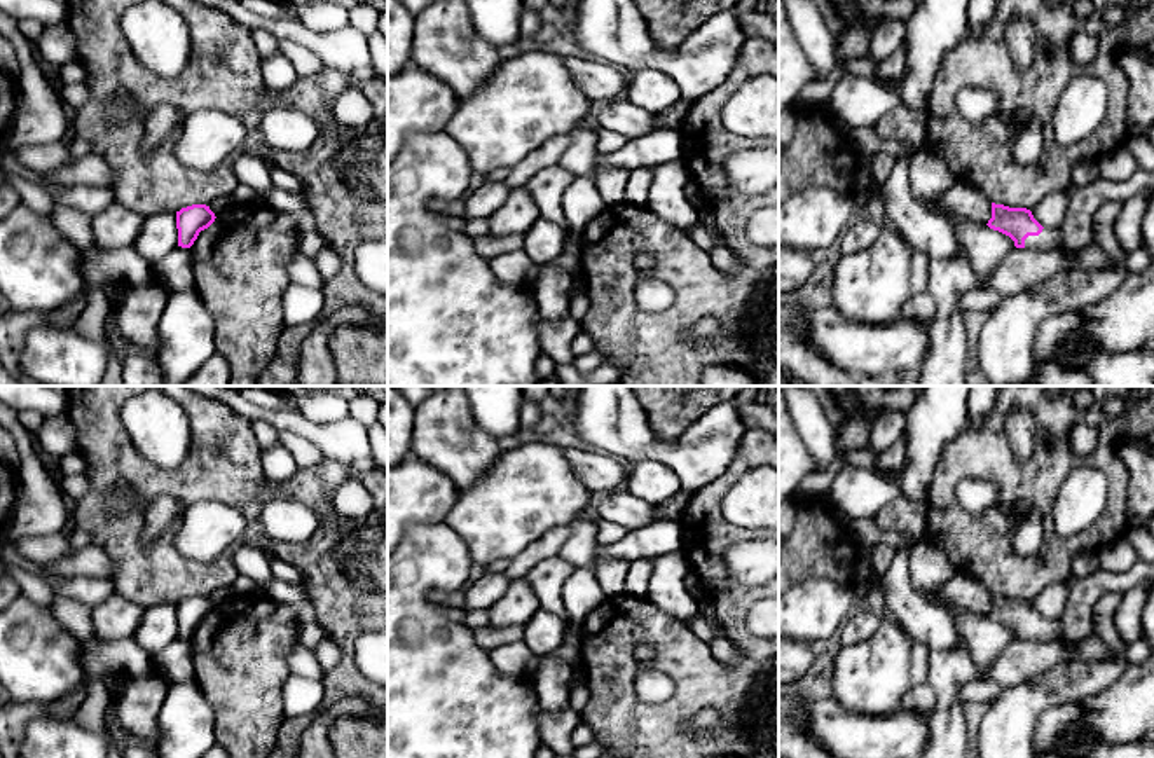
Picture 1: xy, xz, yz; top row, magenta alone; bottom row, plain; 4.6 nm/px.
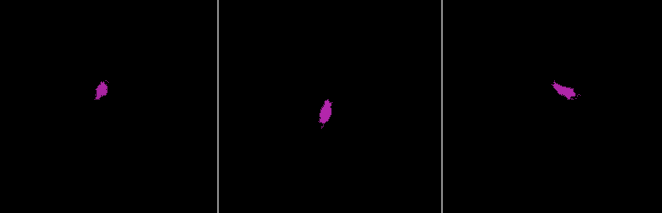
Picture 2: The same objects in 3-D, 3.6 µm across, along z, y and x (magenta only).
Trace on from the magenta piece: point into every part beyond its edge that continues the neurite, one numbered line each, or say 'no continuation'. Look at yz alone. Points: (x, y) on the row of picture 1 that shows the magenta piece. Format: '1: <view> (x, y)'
1: yz (1048, 240)

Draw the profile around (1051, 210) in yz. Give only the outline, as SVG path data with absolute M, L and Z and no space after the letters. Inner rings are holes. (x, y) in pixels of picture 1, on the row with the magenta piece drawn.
M1067 190L1048 194L1030 211L1034 218L1048 229L1061 229L1068 208Z

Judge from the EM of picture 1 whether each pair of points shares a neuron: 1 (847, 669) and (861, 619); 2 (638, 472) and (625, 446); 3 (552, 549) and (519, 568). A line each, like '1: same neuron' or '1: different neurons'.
1: different neurons
2: different neurons
3: same neuron

